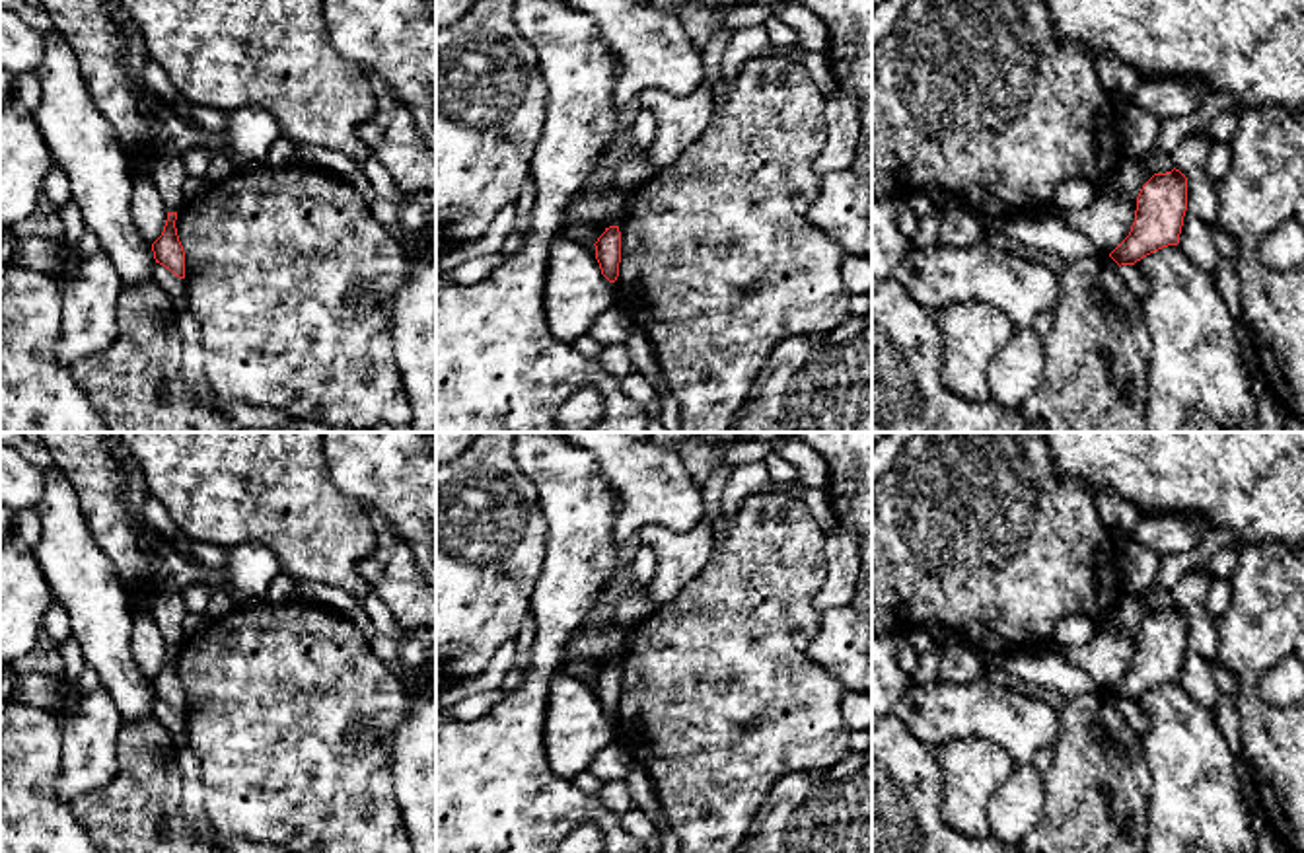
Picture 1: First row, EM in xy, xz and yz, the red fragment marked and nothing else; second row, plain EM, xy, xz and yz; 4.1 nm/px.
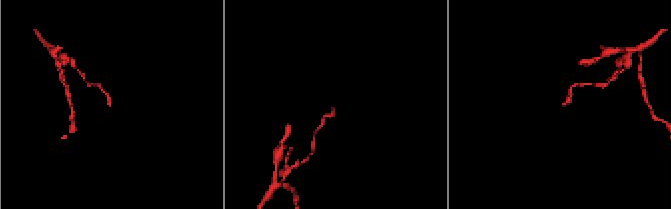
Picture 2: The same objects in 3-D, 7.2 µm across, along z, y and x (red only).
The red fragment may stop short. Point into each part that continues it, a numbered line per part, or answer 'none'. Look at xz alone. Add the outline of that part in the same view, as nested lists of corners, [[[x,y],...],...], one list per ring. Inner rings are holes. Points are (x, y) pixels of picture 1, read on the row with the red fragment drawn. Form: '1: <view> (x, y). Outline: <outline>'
none

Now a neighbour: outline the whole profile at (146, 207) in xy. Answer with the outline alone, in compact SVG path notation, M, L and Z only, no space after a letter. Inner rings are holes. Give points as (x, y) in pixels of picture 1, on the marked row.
M134 171L130 212L144 240L154 243L163 232L167 208L163 206L148 171Z

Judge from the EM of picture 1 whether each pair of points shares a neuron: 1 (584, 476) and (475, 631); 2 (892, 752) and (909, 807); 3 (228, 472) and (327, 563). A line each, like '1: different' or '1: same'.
1: different
2: same
3: same

